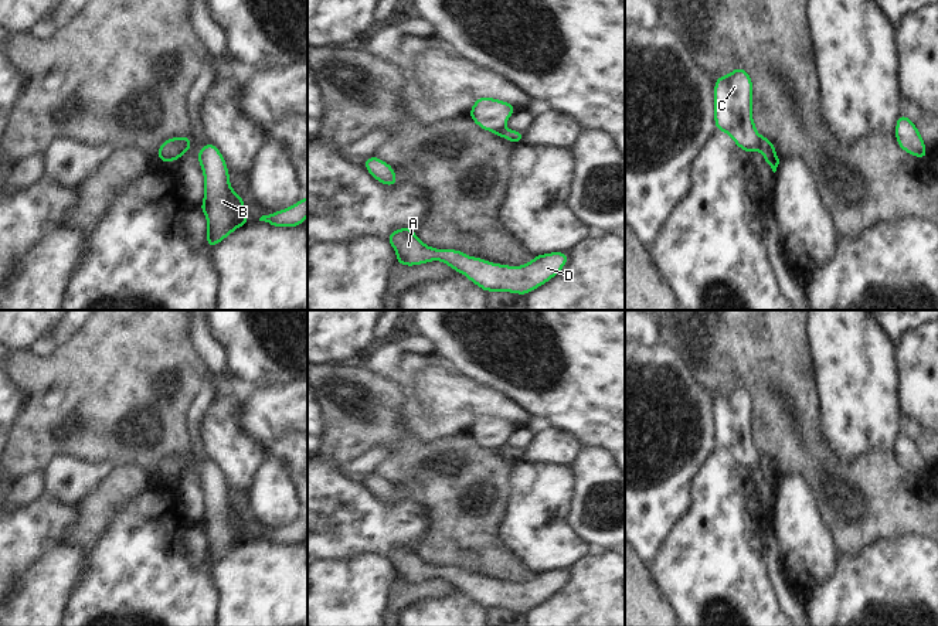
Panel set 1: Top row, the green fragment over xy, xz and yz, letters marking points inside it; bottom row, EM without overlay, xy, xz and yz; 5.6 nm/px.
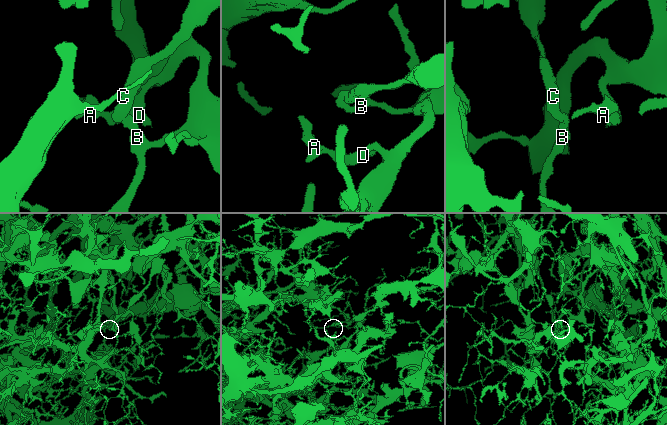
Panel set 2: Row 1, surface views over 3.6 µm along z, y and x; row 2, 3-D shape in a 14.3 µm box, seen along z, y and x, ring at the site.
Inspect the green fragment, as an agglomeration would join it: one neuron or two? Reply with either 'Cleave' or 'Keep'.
Cleave.

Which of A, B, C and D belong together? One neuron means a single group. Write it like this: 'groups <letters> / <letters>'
groups A B D / C

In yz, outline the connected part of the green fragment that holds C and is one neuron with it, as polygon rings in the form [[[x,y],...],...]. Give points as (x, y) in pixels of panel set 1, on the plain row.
[[[742,384],[714,398],[714,442],[733,455],[750,473],[759,466],[761,453],[752,436],[754,401]]]

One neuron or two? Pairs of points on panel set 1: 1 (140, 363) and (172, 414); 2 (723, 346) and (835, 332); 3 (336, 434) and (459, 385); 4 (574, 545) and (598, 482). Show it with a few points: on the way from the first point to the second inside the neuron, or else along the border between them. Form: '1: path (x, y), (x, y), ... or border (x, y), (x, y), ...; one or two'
1: path (162, 366), (182, 370), (177, 393); one
2: border (805, 325), (812, 364); two
3: border (405, 385), (411, 401), (411, 418), (417, 424); two
4: border (570, 502), (567, 523), (592, 551); two

